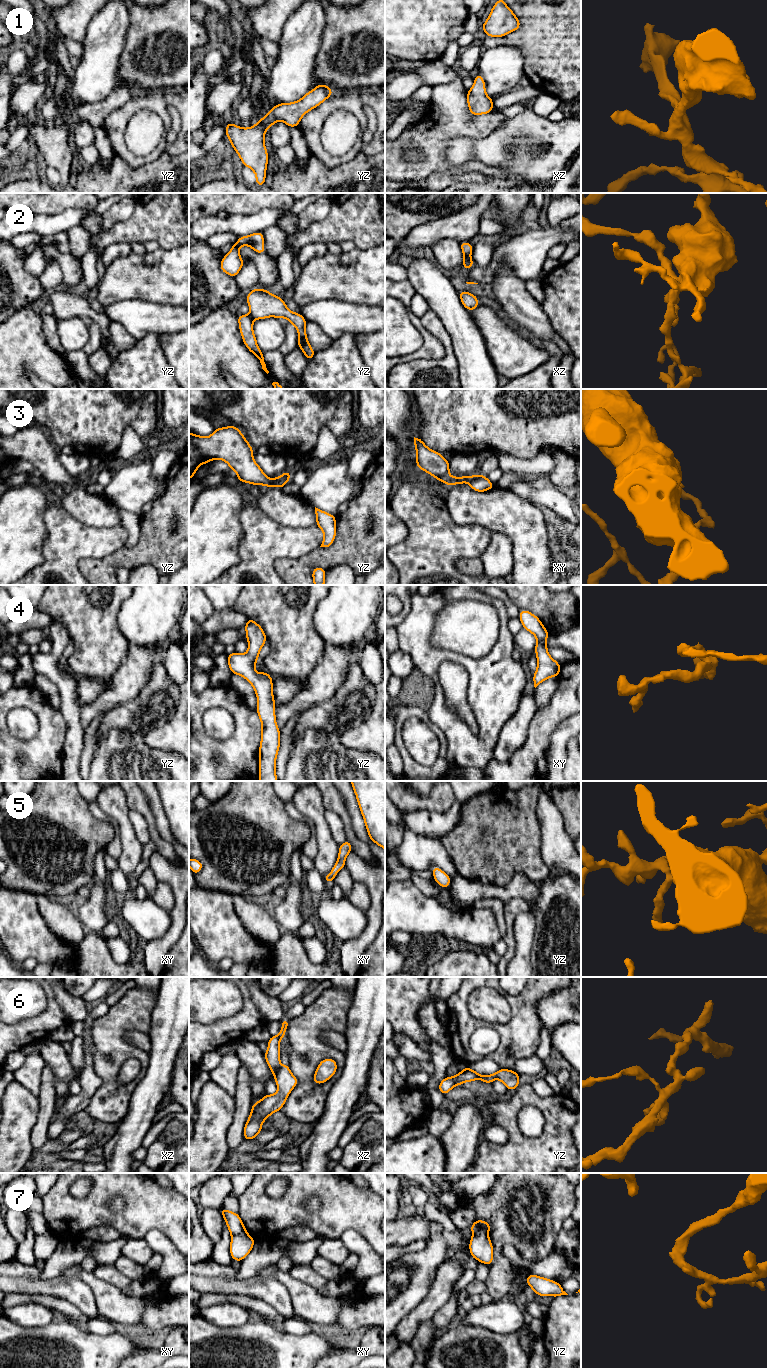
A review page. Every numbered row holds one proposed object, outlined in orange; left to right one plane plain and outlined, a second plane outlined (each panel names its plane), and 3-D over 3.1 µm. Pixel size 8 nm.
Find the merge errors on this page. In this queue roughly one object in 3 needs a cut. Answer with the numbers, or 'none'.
2, 3, 6, 7

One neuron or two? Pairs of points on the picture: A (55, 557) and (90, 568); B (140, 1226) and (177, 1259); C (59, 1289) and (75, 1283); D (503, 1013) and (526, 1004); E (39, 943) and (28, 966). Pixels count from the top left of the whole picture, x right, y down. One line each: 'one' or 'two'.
A: two
B: two
C: one
D: two
E: two

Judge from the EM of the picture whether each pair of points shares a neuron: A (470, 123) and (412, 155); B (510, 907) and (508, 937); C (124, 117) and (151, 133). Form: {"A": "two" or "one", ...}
{"A": "two", "B": "one", "C": "two"}

